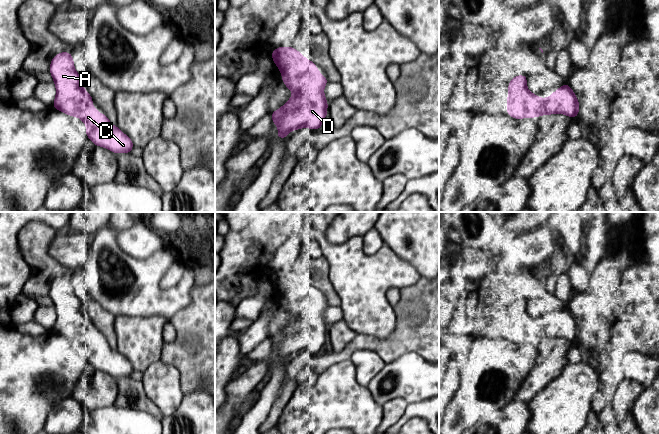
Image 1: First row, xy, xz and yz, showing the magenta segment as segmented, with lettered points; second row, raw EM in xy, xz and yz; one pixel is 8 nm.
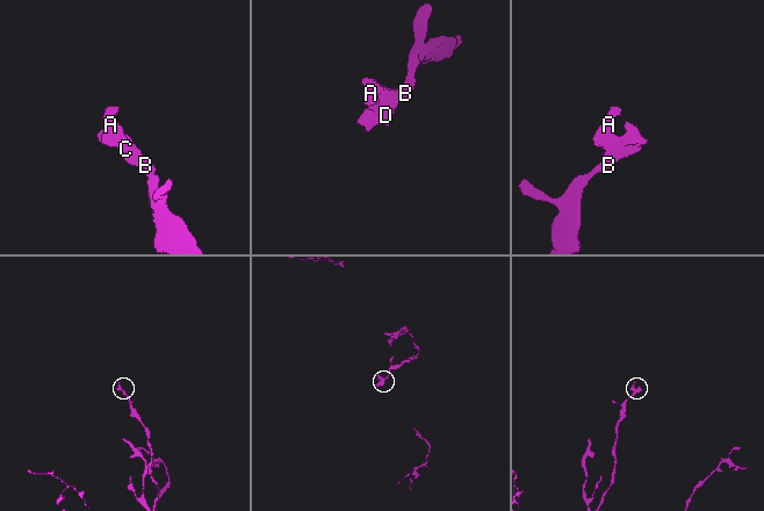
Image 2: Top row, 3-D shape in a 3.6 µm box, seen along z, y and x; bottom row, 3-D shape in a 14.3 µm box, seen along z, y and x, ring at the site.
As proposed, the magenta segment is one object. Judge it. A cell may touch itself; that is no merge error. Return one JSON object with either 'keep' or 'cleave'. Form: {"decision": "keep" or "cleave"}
{"decision": "keep"}

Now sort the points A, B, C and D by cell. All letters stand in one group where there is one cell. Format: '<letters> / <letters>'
A B C D

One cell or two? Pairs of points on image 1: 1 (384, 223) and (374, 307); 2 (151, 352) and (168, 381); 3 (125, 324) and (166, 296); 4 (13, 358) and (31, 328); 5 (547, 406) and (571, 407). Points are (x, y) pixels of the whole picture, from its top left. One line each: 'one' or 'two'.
1: two
2: two
3: two
4: two
5: one

